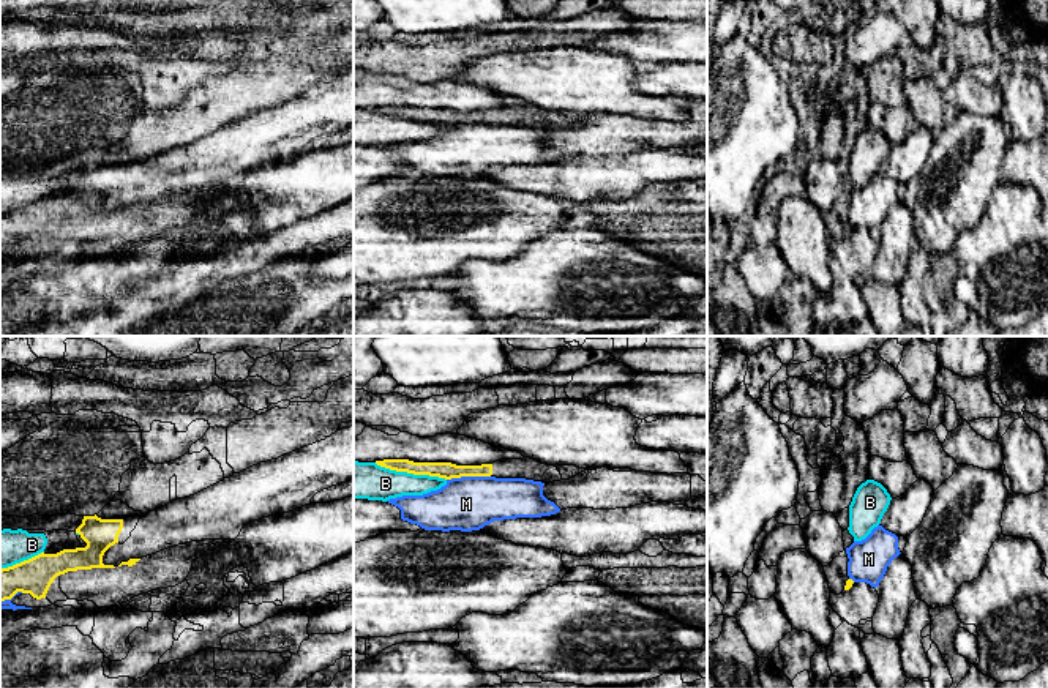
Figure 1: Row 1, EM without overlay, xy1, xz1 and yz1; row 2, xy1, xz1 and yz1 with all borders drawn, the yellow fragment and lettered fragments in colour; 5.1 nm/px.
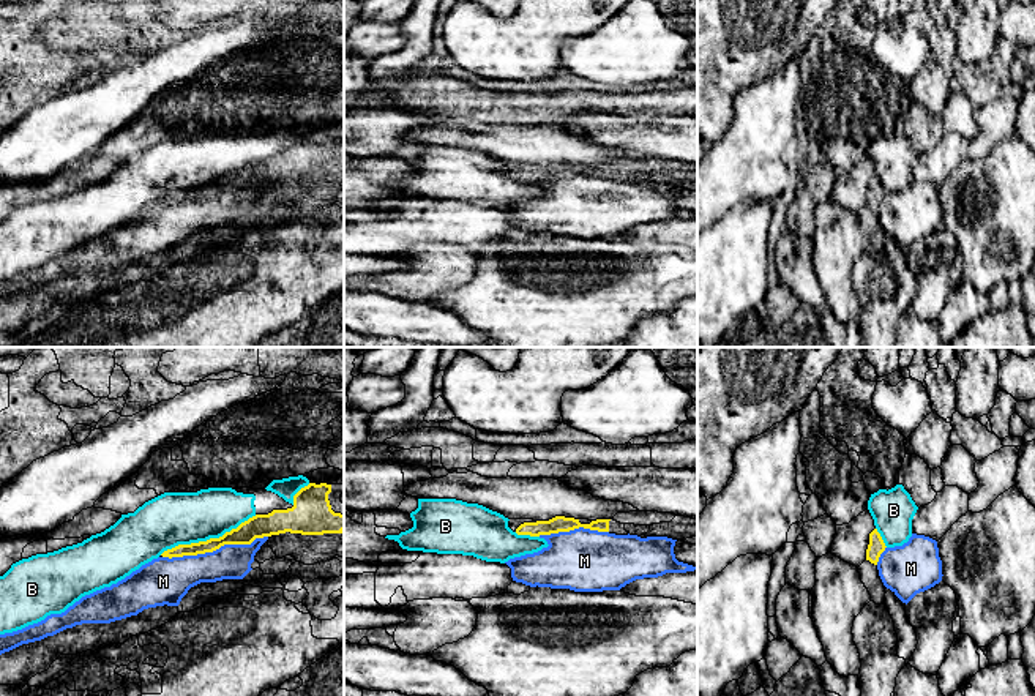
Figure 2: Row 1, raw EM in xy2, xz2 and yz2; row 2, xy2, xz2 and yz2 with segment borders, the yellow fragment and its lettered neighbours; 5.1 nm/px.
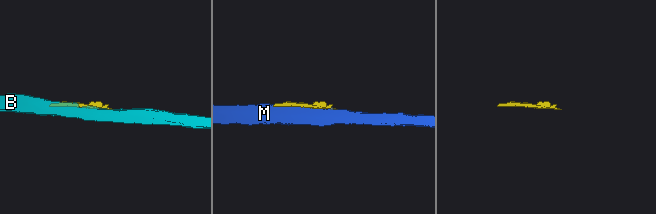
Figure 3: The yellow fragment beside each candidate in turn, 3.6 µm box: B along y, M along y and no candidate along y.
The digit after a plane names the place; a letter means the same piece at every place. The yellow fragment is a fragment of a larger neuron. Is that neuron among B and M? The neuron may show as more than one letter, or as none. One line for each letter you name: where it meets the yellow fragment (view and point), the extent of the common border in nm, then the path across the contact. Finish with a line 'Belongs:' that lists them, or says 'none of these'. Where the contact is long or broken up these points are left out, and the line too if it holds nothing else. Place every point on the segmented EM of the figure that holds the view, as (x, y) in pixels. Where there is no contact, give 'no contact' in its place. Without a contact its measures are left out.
Belongs: none of these

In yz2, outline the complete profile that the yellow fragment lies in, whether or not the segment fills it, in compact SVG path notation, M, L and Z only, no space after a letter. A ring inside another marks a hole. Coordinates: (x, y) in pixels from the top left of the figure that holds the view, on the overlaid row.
M866 508L849 524L836 526L830 552L858 568L865 560L877 565L885 548L887 546L874 526L874 519Z

